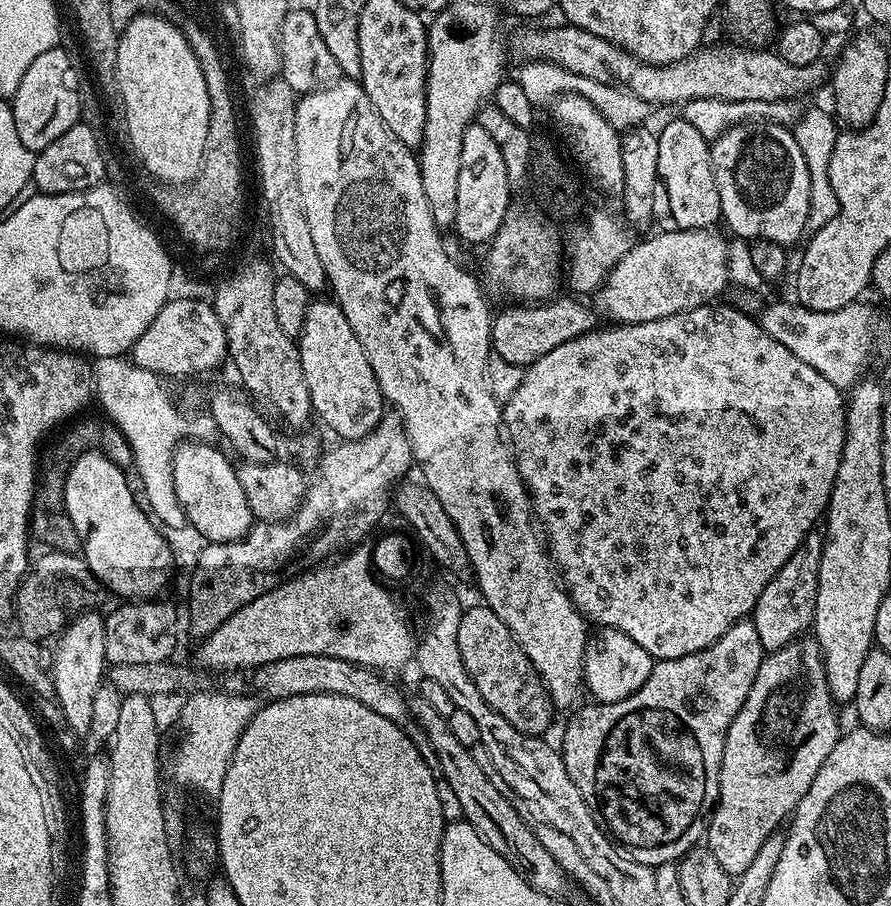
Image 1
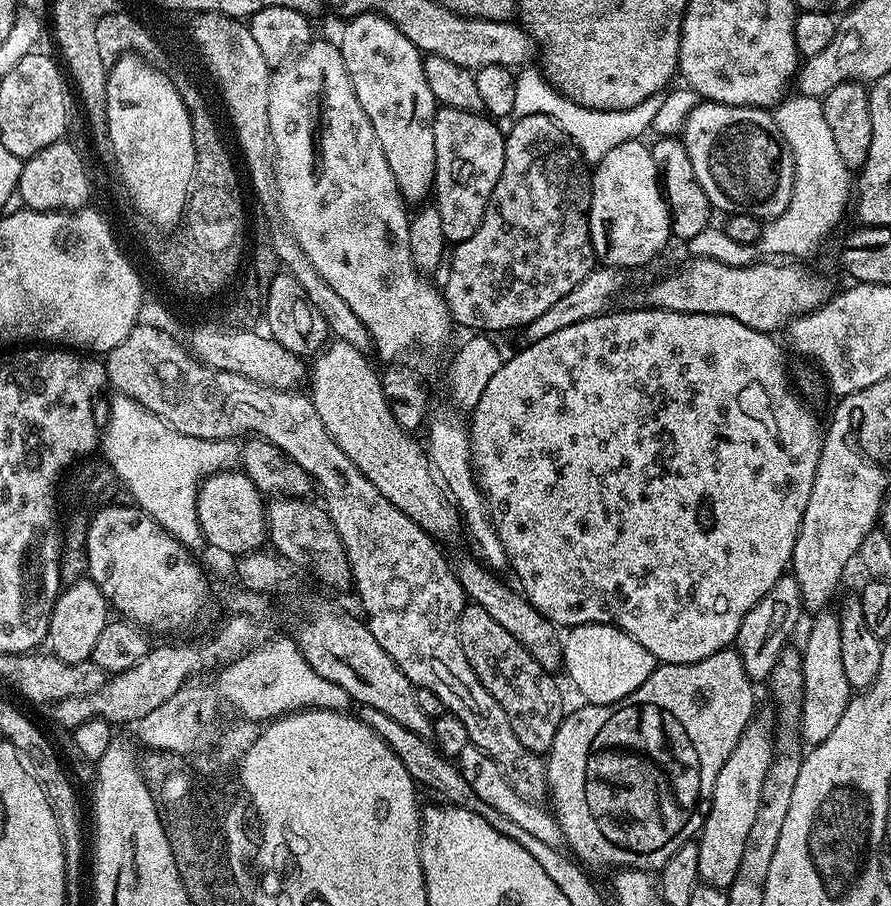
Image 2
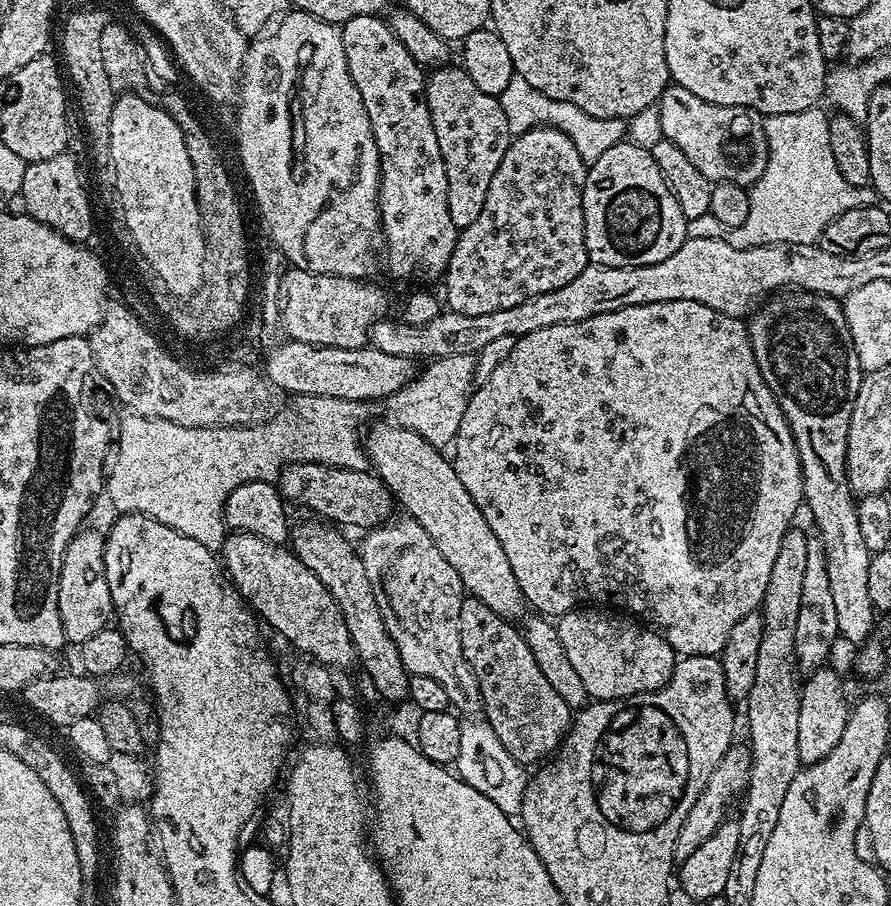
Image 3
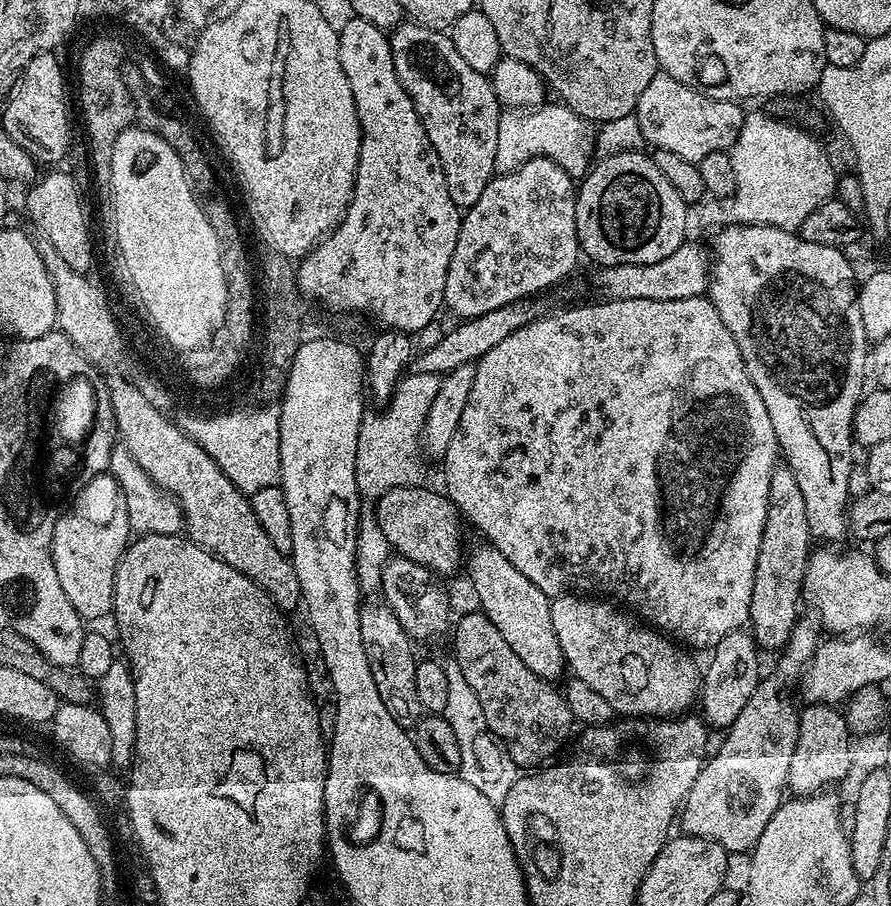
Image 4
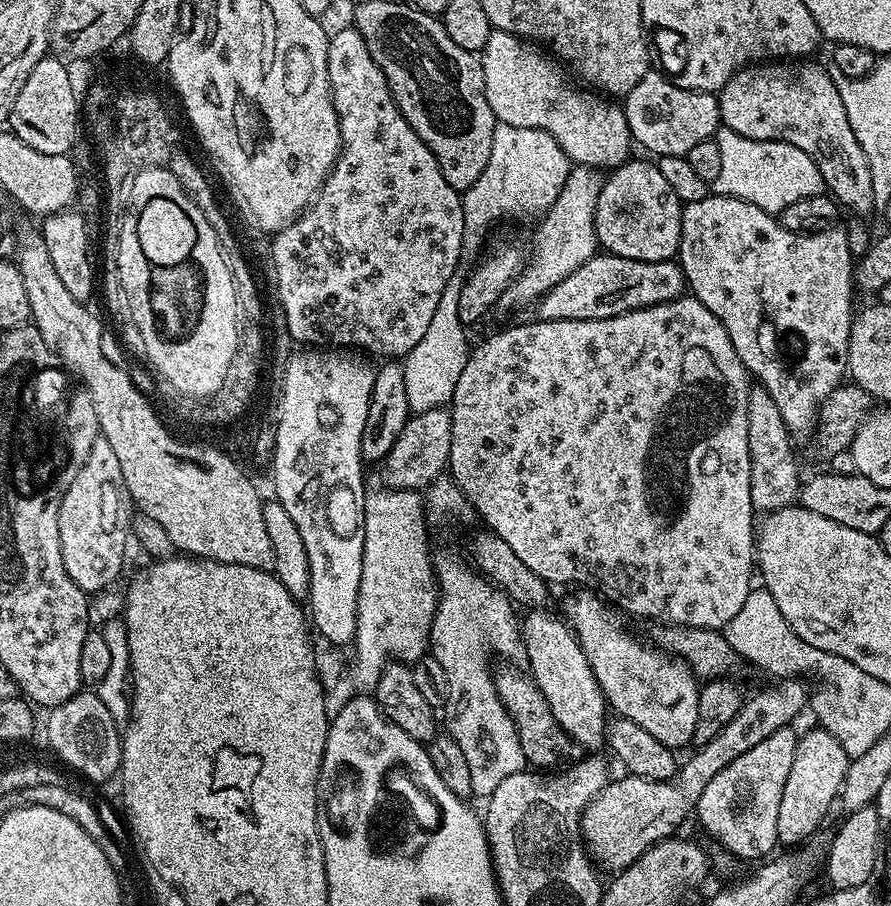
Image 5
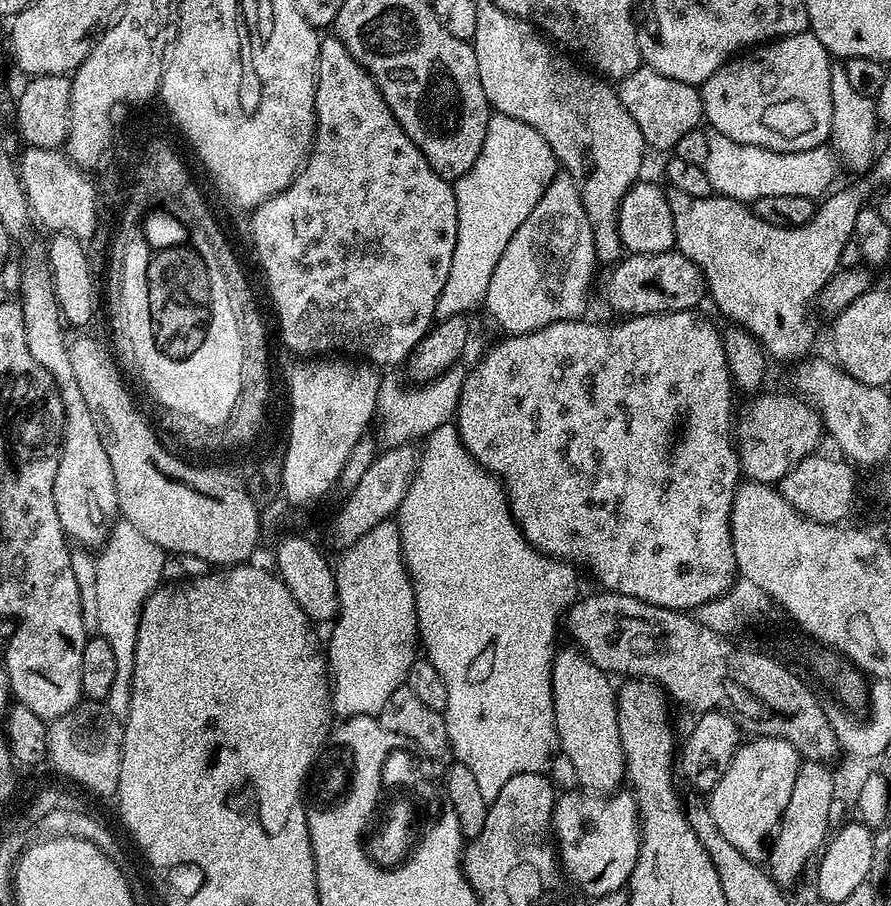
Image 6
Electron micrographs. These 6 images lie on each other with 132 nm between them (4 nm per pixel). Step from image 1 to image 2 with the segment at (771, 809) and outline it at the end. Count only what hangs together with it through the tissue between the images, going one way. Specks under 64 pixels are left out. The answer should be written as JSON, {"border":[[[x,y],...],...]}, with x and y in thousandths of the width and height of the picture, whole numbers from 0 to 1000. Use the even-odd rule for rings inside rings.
{"border":[[[857,784],[850,785],[846,794],[837,801],[828,823],[824,823],[819,837],[815,837],[810,850],[806,850],[799,873],[799,889],[783,919],[783,960],[785,970],[789,975],[816,978],[824,974],[824,965],[828,965],[833,937],[837,934],[837,921],[842,921],[842,912],[851,898],[855,868],[866,844],[869,818],[873,812],[872,791],[868,790]]]}

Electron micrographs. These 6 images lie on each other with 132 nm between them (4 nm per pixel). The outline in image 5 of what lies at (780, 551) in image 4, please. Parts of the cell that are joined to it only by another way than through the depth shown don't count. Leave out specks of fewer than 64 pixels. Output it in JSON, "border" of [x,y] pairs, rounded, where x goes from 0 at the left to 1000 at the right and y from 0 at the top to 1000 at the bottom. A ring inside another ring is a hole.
{"border":[[[852,426],[840,429],[840,482],[842,483],[842,550],[850,566],[872,565],[895,555],[898,546],[900,524],[889,500],[890,482],[884,476],[869,439]]]}

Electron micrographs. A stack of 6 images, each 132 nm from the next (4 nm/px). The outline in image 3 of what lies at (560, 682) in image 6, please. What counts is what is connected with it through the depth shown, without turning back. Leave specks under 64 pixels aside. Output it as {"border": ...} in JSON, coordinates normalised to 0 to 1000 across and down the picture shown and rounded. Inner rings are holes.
{"border":[[[443,466],[429,469],[413,486],[411,498],[415,517],[428,532],[440,542],[441,553],[453,560],[452,564],[483,589],[487,603],[510,625],[519,638],[524,657],[536,660],[554,678],[566,684],[582,685],[590,675],[590,663],[572,629],[572,620],[563,607],[554,585],[541,572],[541,563],[532,558],[532,550],[523,545],[523,536],[514,528],[506,507],[495,496],[488,494],[464,472],[452,472]]]}

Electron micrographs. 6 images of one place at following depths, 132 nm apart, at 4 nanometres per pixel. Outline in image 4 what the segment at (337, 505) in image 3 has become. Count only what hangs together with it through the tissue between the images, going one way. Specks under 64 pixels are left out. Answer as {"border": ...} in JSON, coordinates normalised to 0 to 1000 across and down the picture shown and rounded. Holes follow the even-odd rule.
{"border":[[[477,536],[433,541],[420,553],[420,564],[429,589],[448,613],[484,627],[490,636],[502,638],[523,623],[519,571],[502,546],[484,543]]]}

